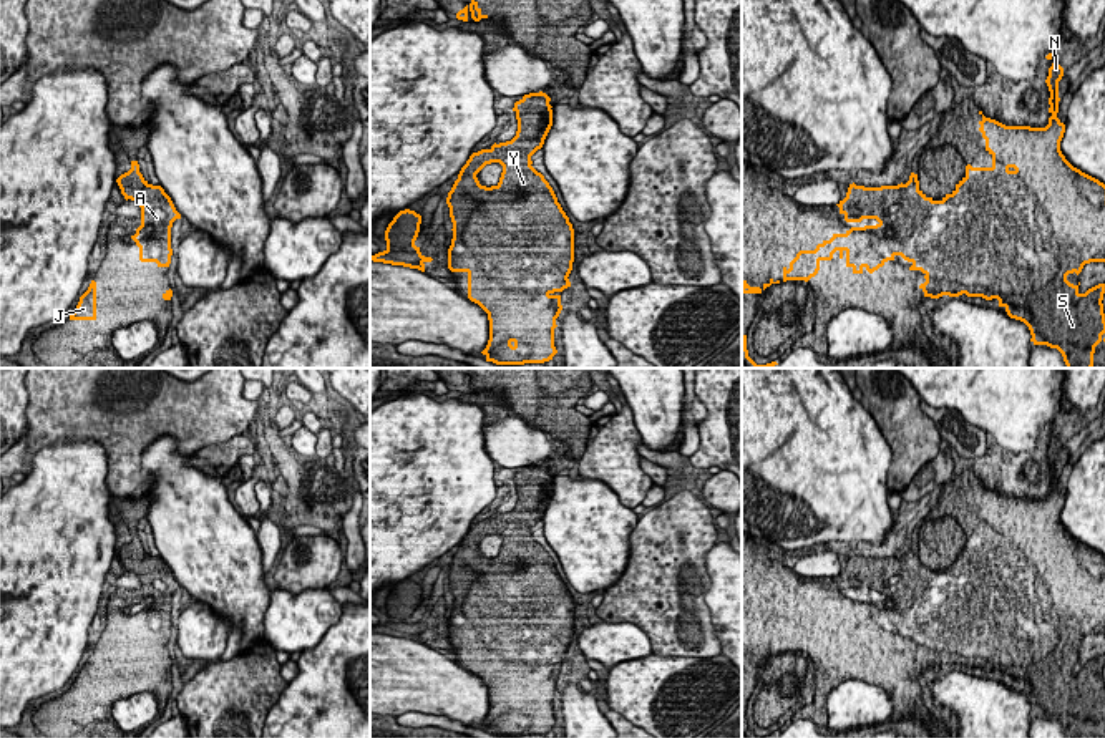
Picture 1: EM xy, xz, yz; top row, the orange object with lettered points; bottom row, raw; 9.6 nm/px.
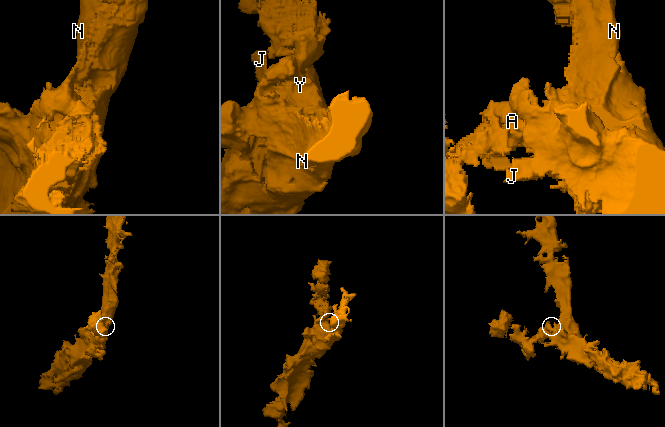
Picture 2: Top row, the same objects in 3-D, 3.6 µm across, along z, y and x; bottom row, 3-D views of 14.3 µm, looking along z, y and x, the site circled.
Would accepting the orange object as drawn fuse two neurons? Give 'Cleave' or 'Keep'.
Keep

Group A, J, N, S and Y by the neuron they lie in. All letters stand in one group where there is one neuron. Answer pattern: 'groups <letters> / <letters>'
groups A J N S Y

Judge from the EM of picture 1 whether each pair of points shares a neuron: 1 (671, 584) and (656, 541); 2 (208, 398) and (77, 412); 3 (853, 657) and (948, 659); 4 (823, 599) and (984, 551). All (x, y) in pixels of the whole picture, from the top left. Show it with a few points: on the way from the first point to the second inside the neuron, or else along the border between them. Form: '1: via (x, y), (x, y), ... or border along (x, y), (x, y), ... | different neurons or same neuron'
1: via (666, 574), (666, 551) | same neuron
2: via (175, 407), (148, 407), (138, 412), (110, 413) | same neuron
3: via (876, 657), (924, 657) | same neuron
4: via (863, 611), (924, 611), (944, 591) | same neuron

